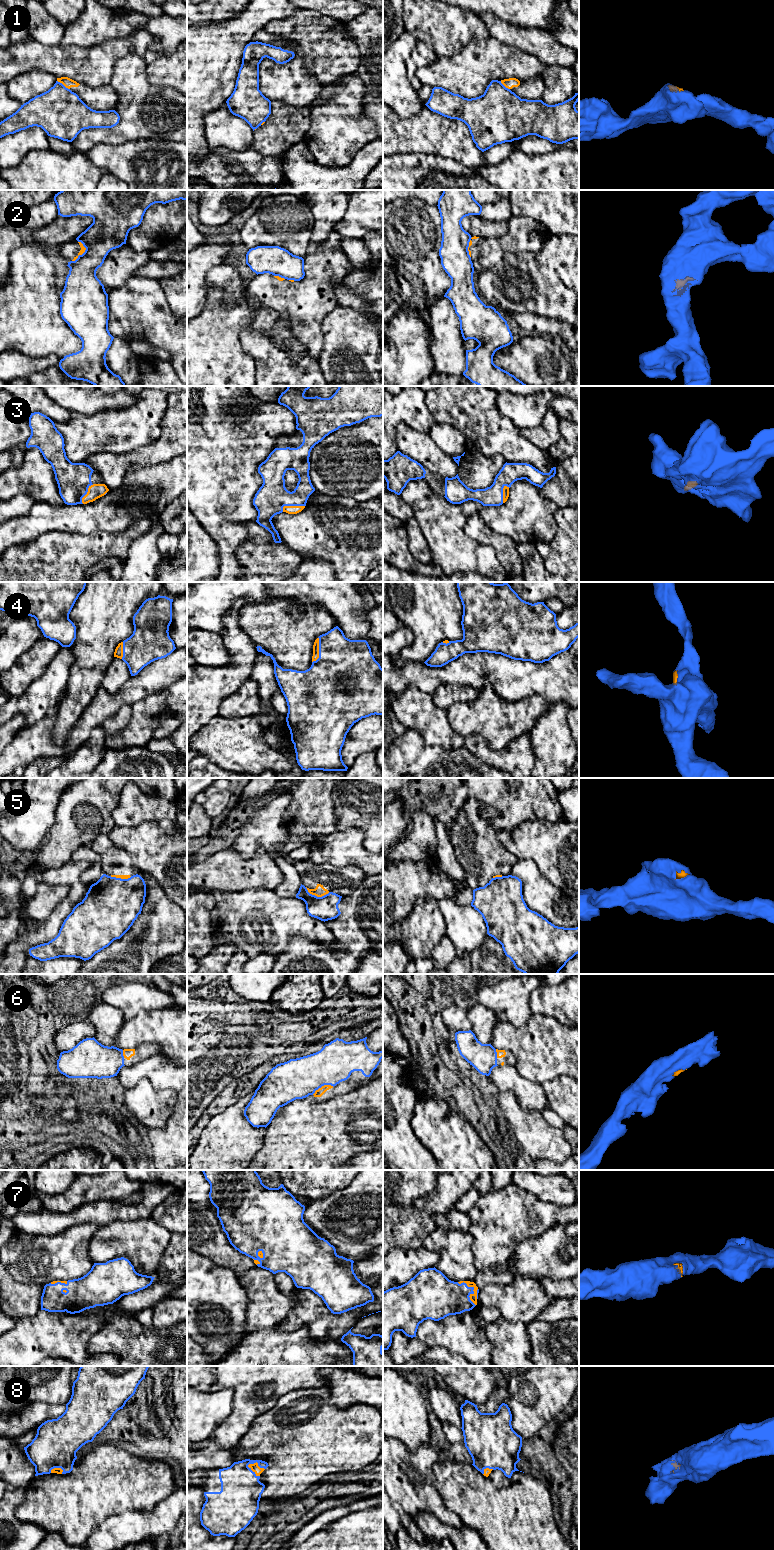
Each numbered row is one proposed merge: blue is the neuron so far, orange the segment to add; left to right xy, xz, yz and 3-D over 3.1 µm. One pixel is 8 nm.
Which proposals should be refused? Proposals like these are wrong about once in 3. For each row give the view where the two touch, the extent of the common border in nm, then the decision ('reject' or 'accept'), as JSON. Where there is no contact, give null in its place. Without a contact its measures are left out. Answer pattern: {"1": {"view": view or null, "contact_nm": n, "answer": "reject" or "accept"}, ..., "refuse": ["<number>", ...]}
{"1": {"view": "xy", "contact_nm": 130, "answer": "reject"}, "2": {"view": "xy", "contact_nm": 180, "answer": "reject"}, "3": {"view": "xz", "contact_nm": 190, "answer": "accept"}, "4": {"view": "xz", "contact_nm": 220, "answer": "accept"}, "5": {"view": "xz", "contact_nm": 200, "answer": "reject"}, "6": {"view": "xz", "contact_nm": 190, "answer": "accept"}, "7": {"view": "yz", "contact_nm": 240, "answer": "accept"}, "8": {"view": "xz", "contact_nm": 150, "answer": "accept"}, "refuse": ["1", "2", "5"]}

